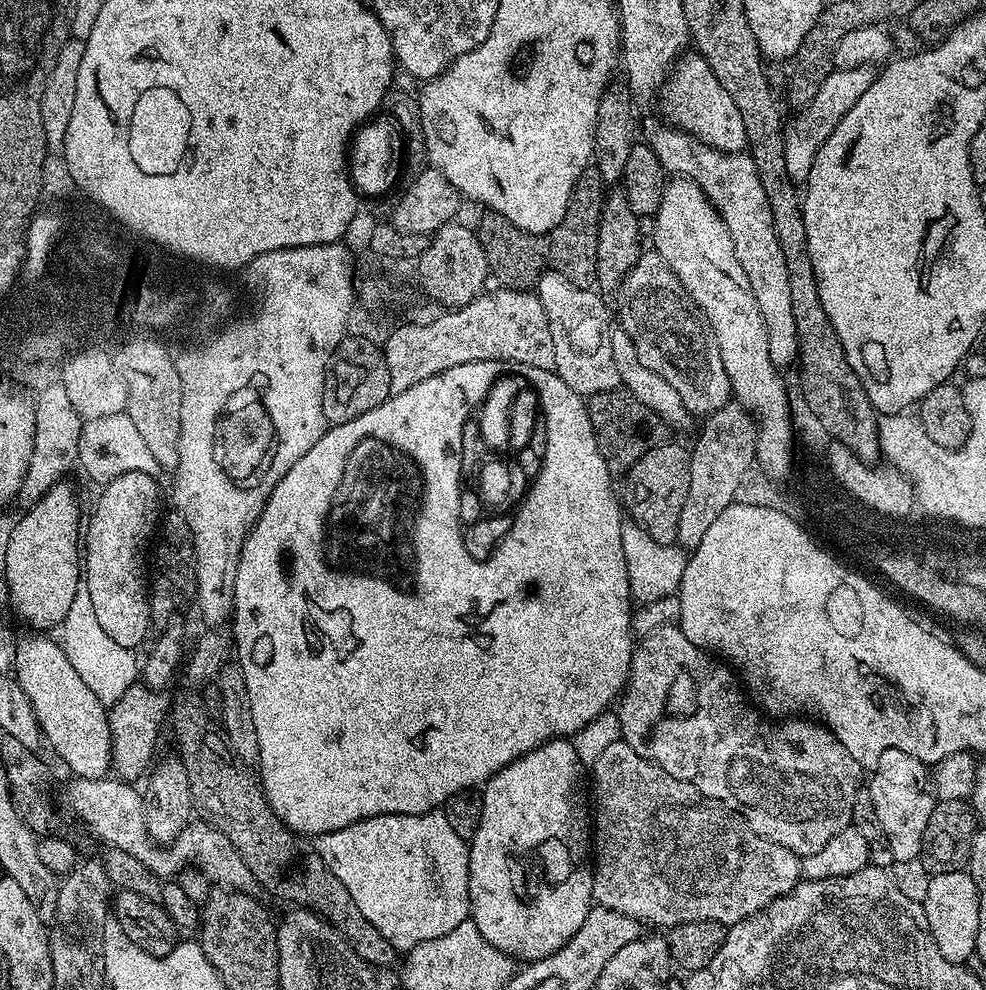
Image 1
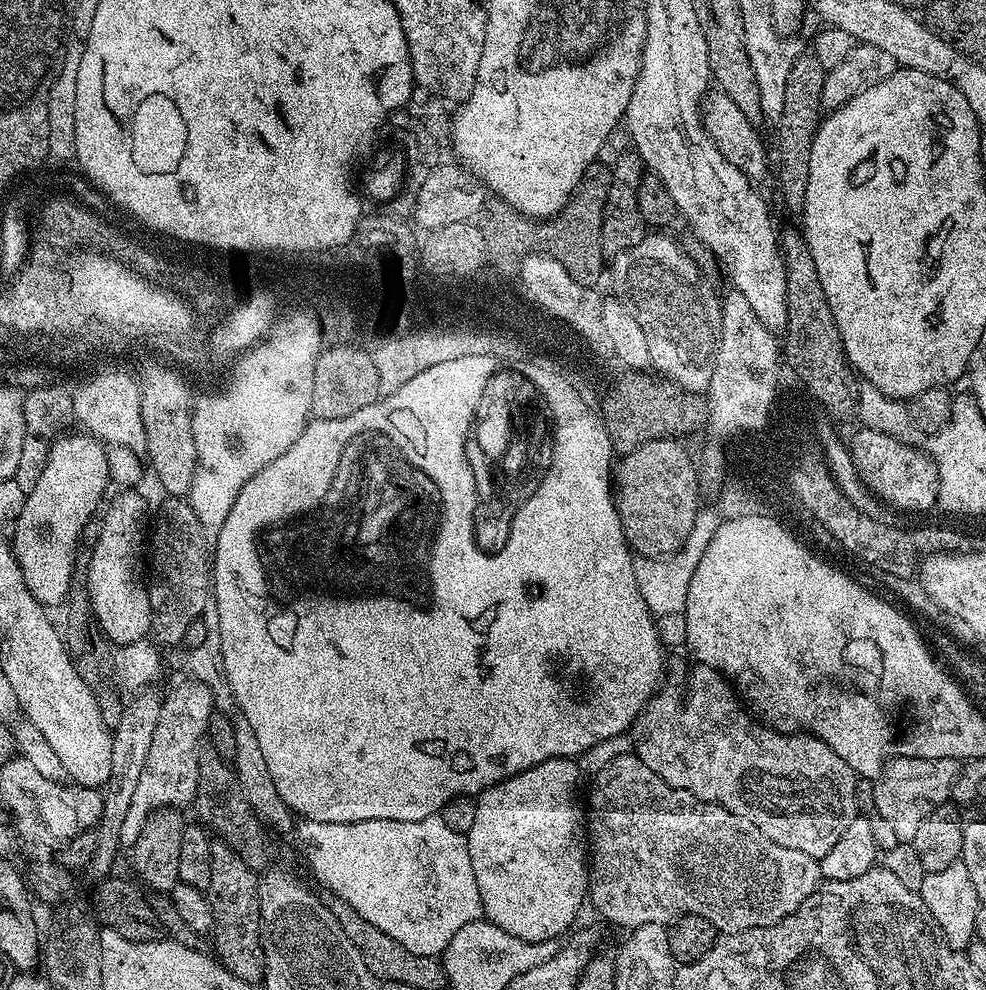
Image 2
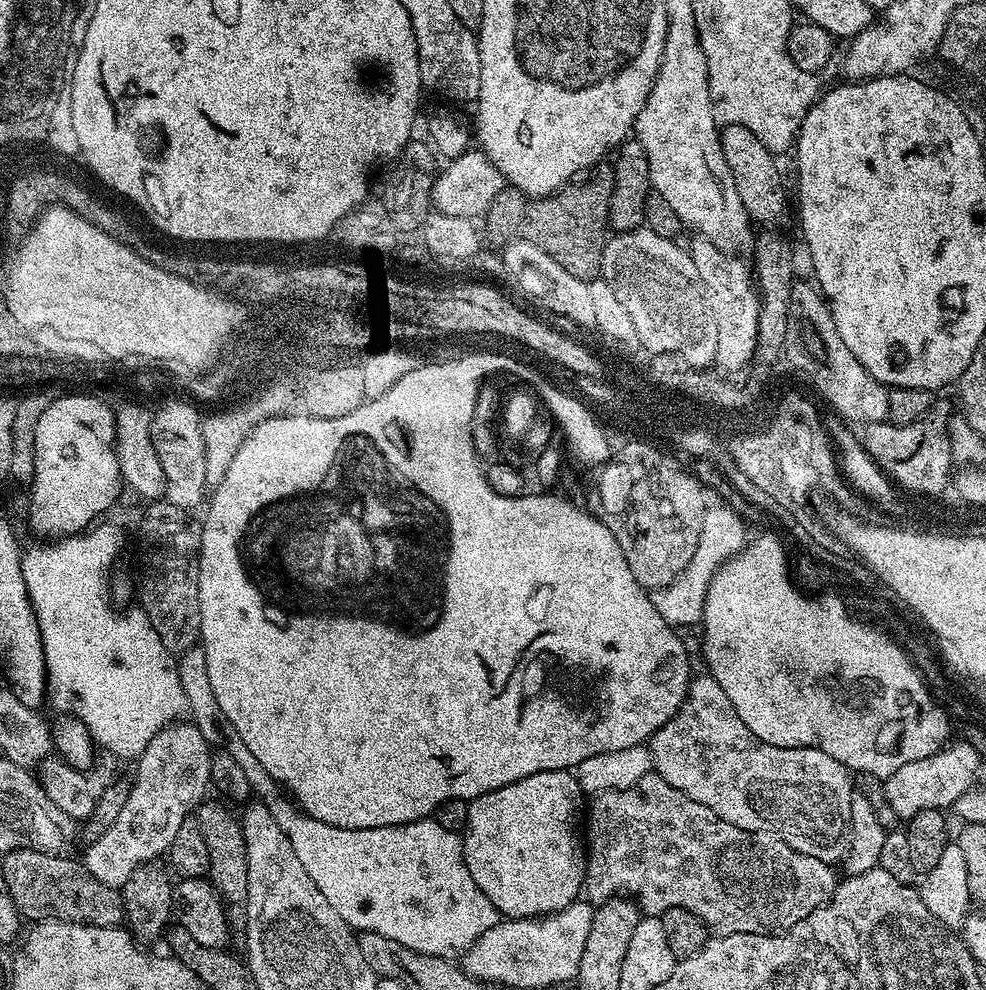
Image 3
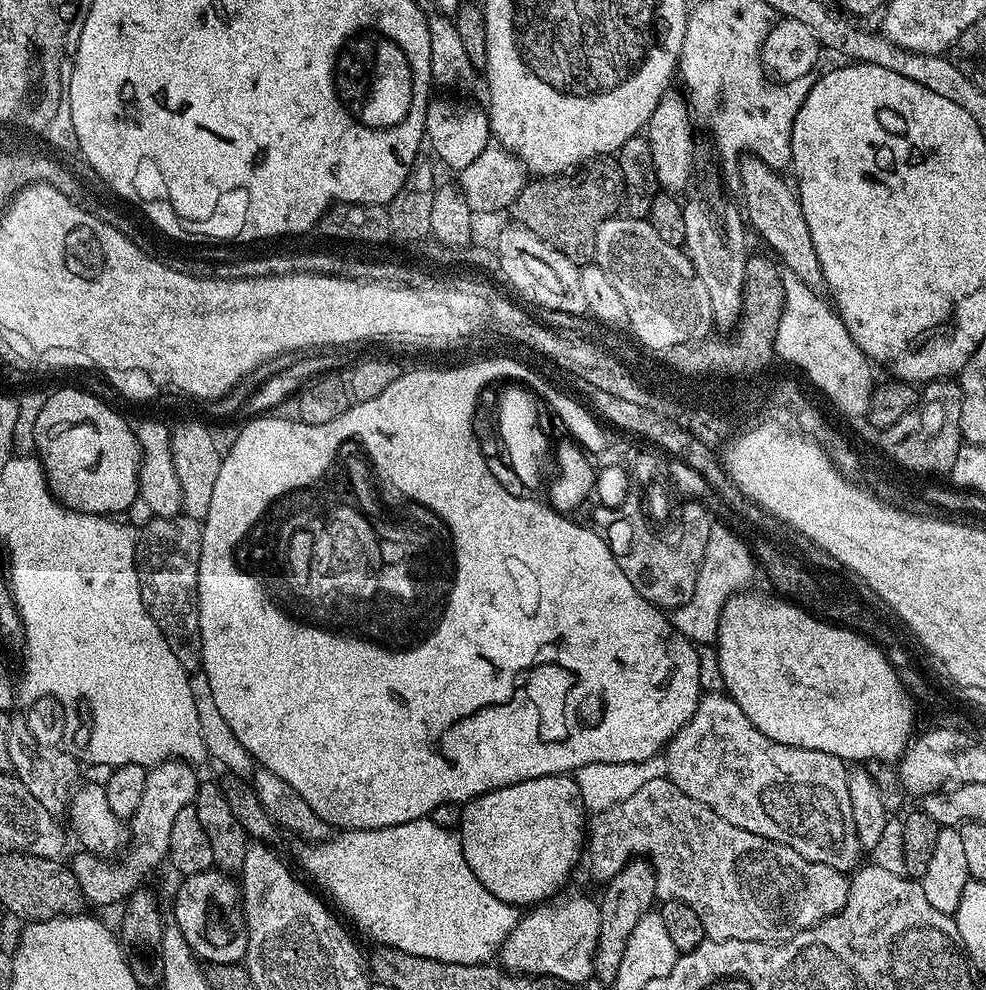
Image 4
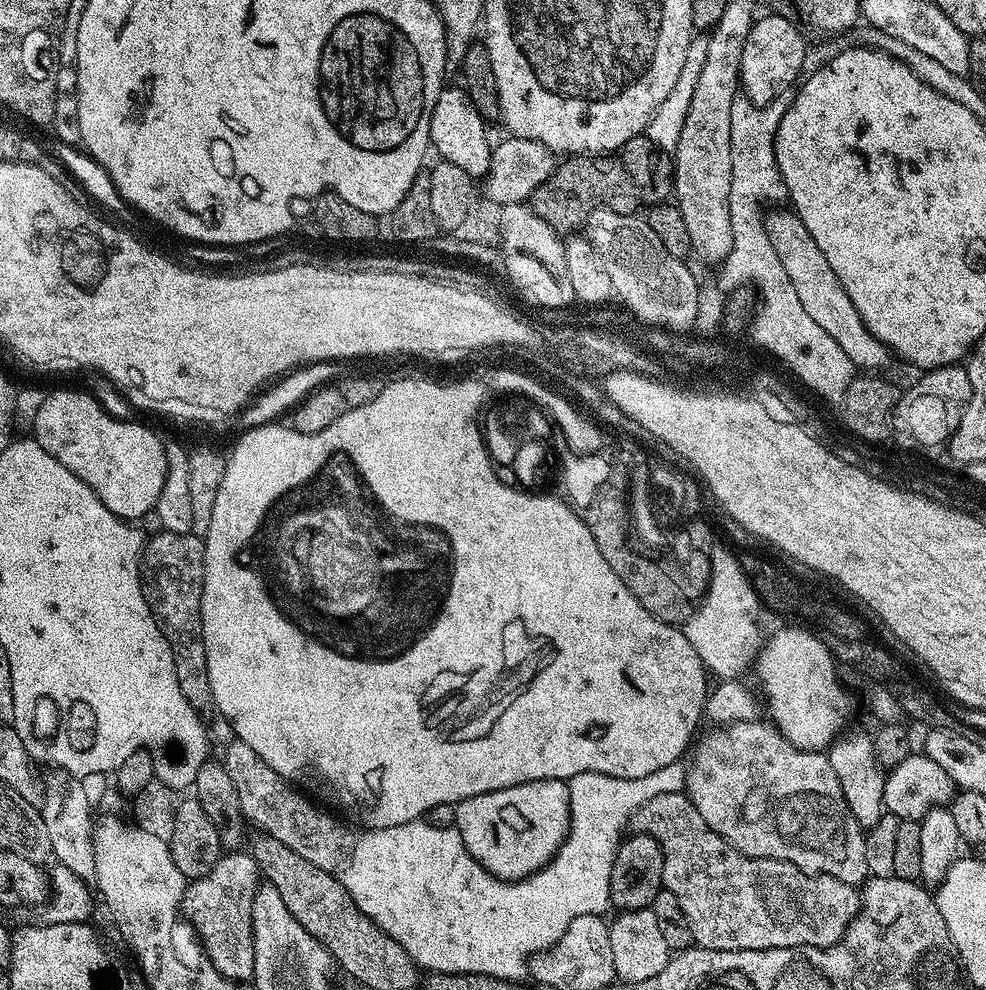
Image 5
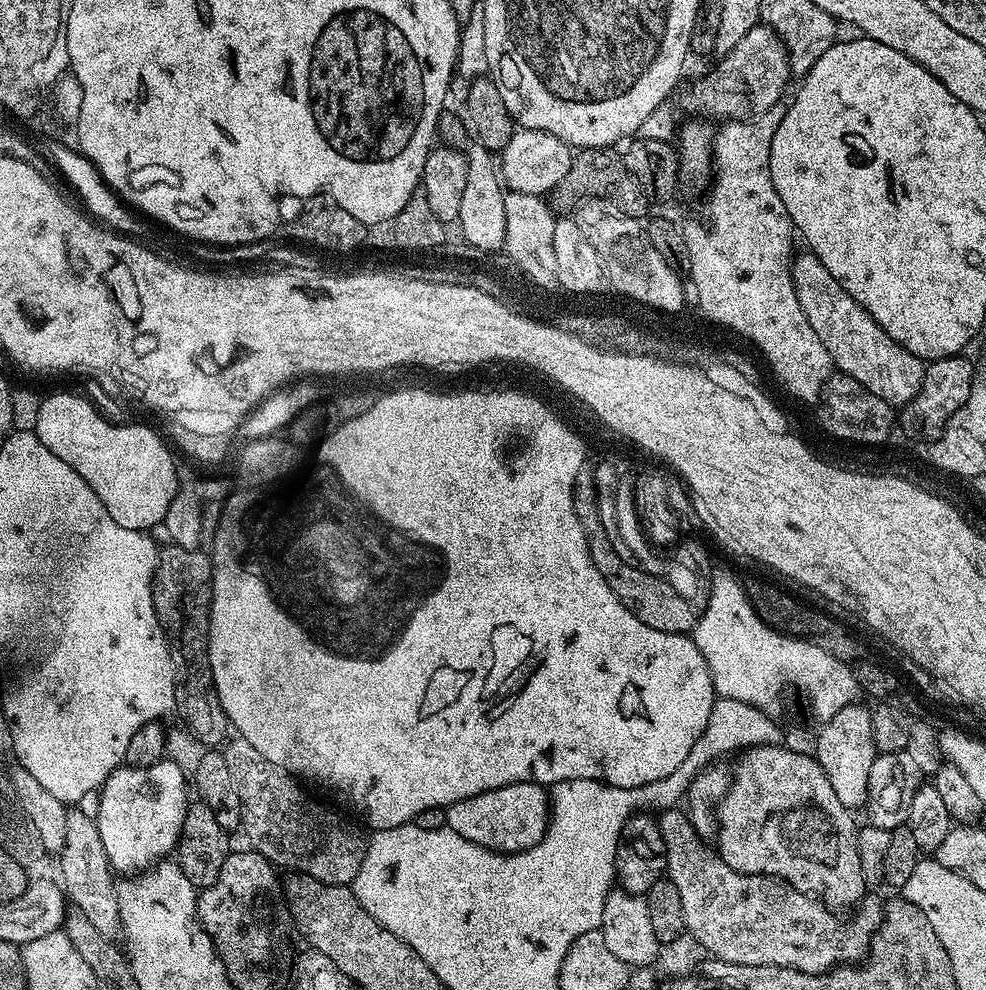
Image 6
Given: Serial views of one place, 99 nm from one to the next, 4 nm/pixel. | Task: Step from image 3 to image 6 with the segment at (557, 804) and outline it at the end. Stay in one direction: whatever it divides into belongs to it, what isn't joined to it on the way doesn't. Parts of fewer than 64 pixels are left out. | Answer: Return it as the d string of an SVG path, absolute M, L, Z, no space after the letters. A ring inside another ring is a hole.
M511 784L498 790L474 794L474 798L462 798L462 802L449 804L446 811L448 827L462 834L462 838L489 848L491 852L525 852L548 834L550 792L542 784Z

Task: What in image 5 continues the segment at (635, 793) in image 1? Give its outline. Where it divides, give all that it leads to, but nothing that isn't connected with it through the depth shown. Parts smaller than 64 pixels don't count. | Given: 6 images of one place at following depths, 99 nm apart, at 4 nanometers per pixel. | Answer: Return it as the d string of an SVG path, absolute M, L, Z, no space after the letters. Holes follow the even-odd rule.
M684 792L658 794L658 798L650 798L650 802L643 804L641 808L633 814L630 828L633 833L641 836L649 836L650 838L654 838L654 842L658 842L658 846L664 855L664 888L670 894L674 894L674 898L678 898L678 906L682 906L686 918L690 922L692 939L699 947L709 948L710 950L830 948L844 937L844 931L852 925L852 920L856 917L856 913L860 911L860 897L857 889L851 884L838 882L838 878L811 875L807 872L803 872L798 866L794 866L785 860L771 860L770 858L758 858L757 860L753 860L752 857L744 856L740 852L737 852L732 845L724 841L723 836L718 835L718 833L708 825L706 818L702 818L702 814L698 814L698 810L692 805L692 801L688 799Z

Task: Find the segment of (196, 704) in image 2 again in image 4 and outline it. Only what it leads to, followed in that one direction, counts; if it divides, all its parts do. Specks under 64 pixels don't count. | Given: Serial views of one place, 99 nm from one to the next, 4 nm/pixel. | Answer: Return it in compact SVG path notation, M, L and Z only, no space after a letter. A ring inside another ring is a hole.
M178 759L165 760L162 764L148 768L146 788L142 790L142 800L138 802L136 815L130 820L130 844L132 853L125 864L111 868L107 859L87 850L80 850L76 861L71 861L72 873L78 878L85 901L92 904L112 904L115 900L123 901L133 891L134 883L143 868L152 868L159 860L163 861L170 846L170 829L174 826L174 817L196 799L198 779L197 769L193 765ZM132 824L132 828L131 828Z

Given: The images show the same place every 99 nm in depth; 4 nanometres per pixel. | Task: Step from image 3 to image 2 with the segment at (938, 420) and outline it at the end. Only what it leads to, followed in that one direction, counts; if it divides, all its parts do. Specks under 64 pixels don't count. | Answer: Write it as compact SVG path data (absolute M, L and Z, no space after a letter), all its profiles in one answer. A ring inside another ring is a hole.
M863 426L857 429L852 437L847 437L846 443L854 469L873 495L896 510L901 508L904 512L932 512L938 504L940 479L936 463L927 451L923 447L907 444L878 430Z

